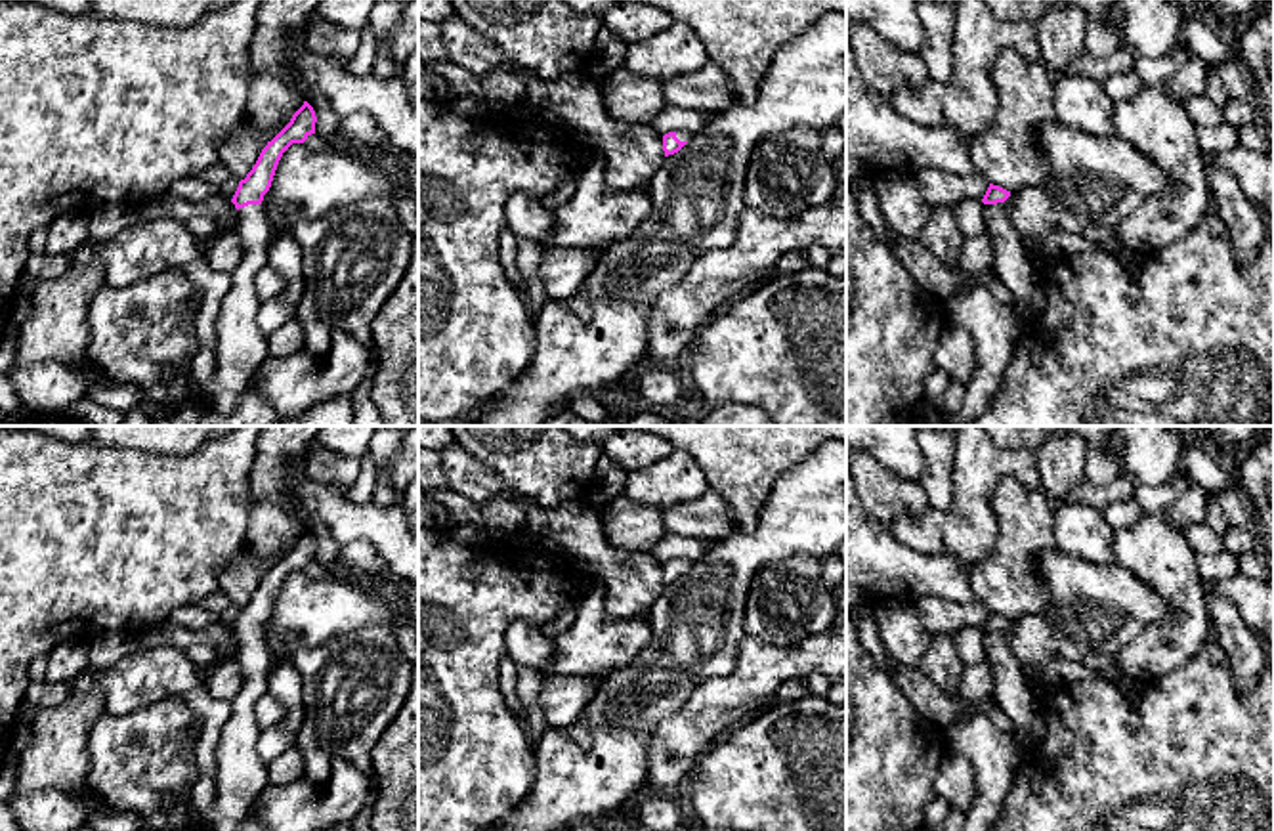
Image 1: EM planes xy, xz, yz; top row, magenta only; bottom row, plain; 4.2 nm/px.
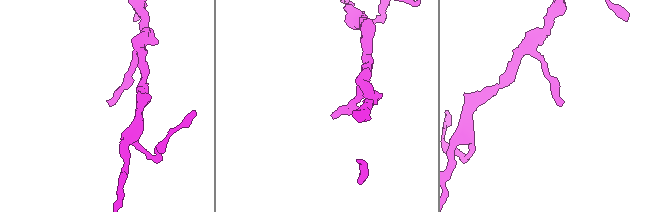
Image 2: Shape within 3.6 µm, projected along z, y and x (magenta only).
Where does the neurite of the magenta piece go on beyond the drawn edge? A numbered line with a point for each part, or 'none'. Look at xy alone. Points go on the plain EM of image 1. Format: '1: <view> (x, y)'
1: xy (241, 772)

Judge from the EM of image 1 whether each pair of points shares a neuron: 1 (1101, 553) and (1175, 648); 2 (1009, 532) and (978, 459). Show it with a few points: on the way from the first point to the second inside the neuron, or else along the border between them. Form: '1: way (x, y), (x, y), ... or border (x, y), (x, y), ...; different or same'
1: border (1114, 532), (1114, 560), (1118, 564); different
2: border (1015, 476), (1005, 476), (992, 493), (994, 539); different

